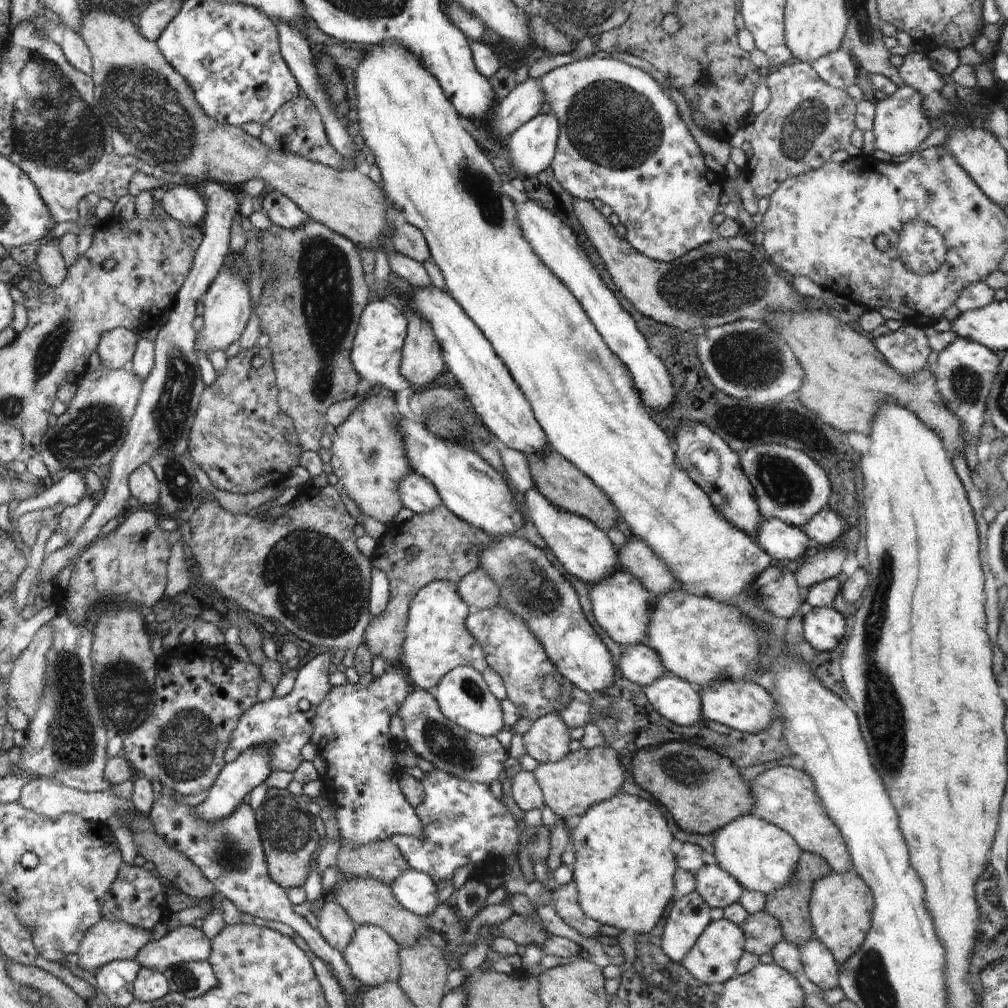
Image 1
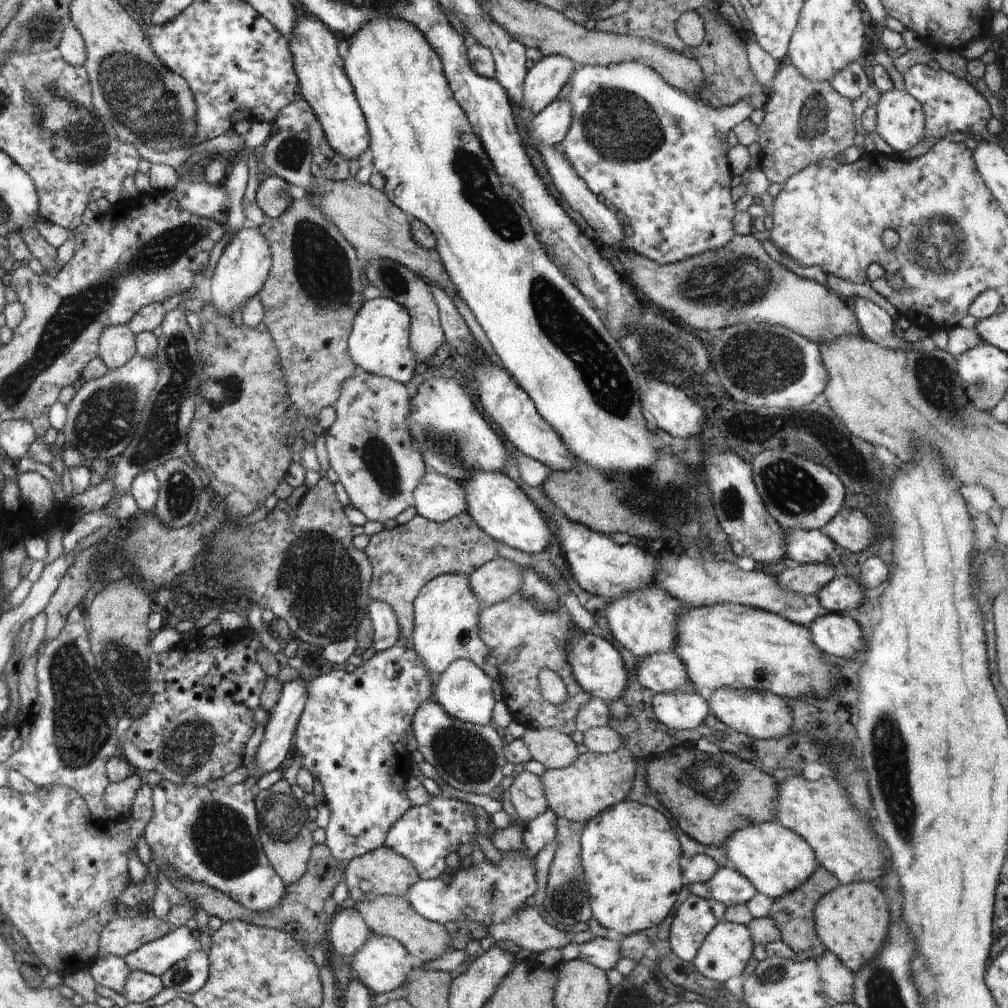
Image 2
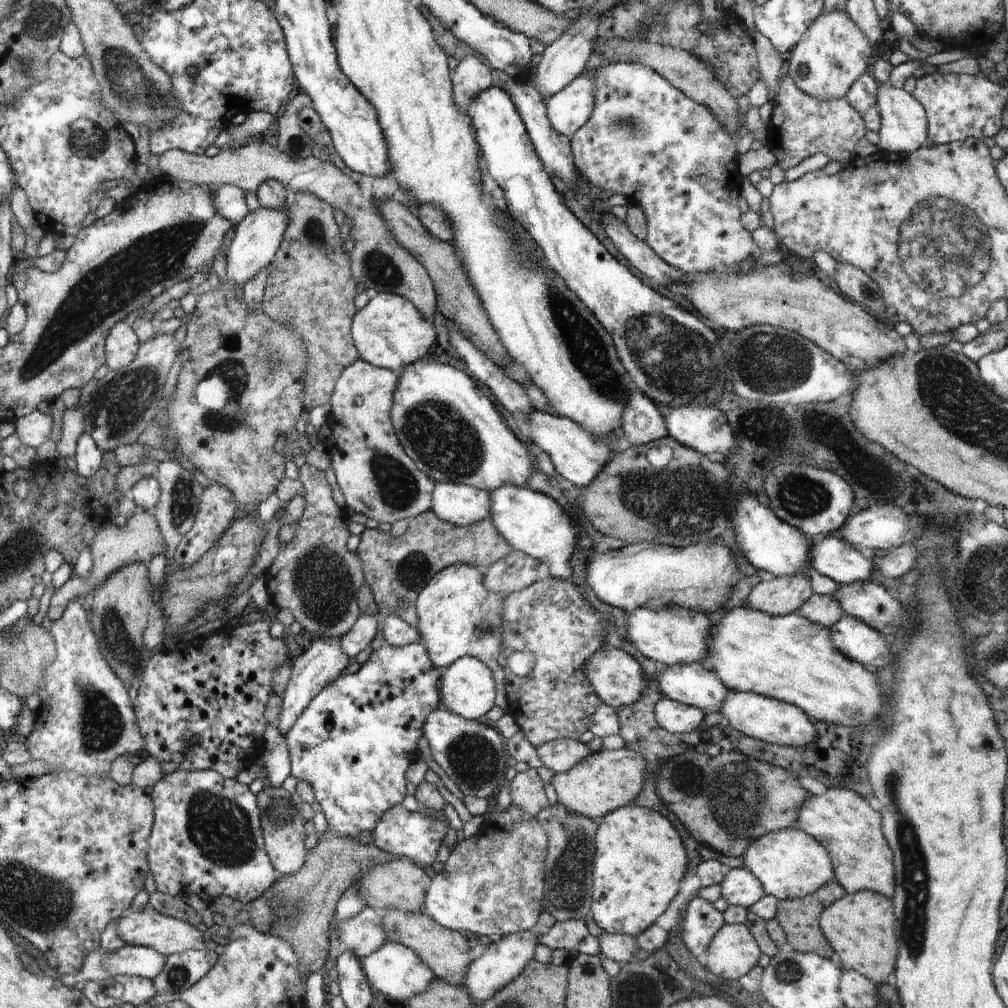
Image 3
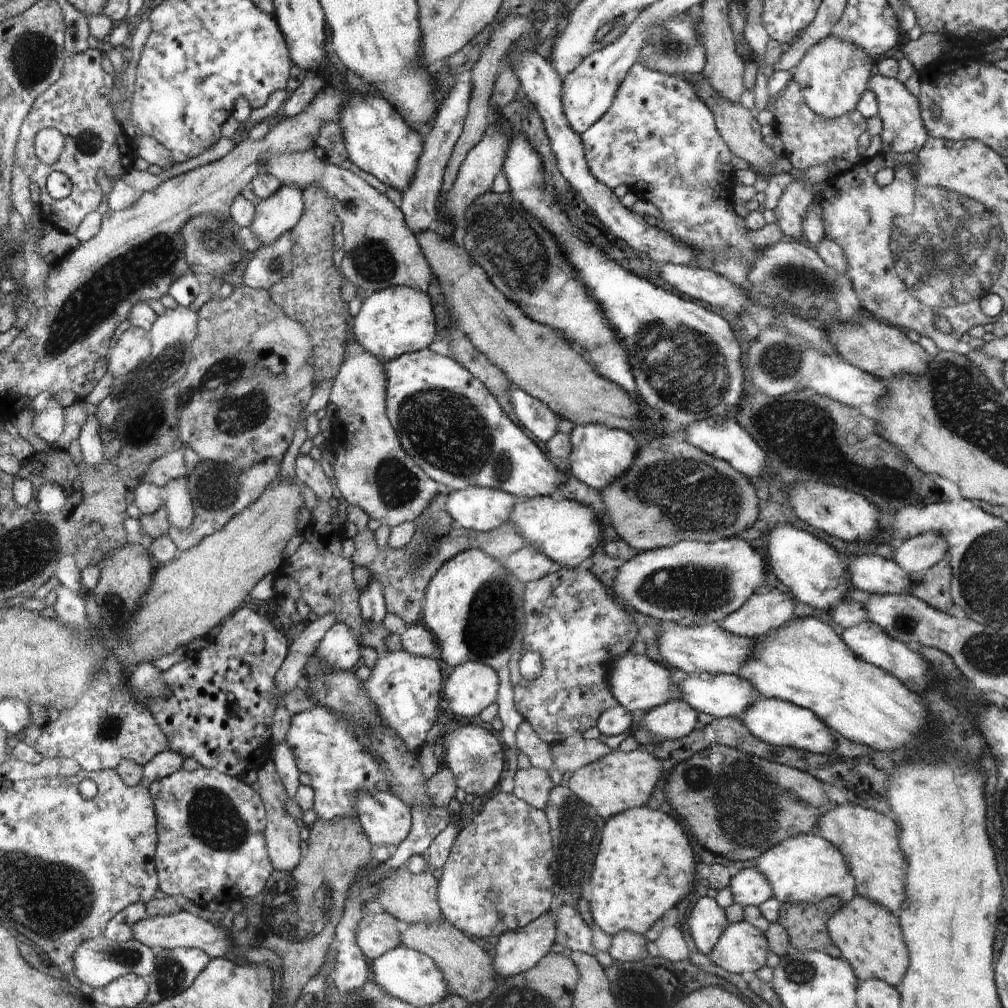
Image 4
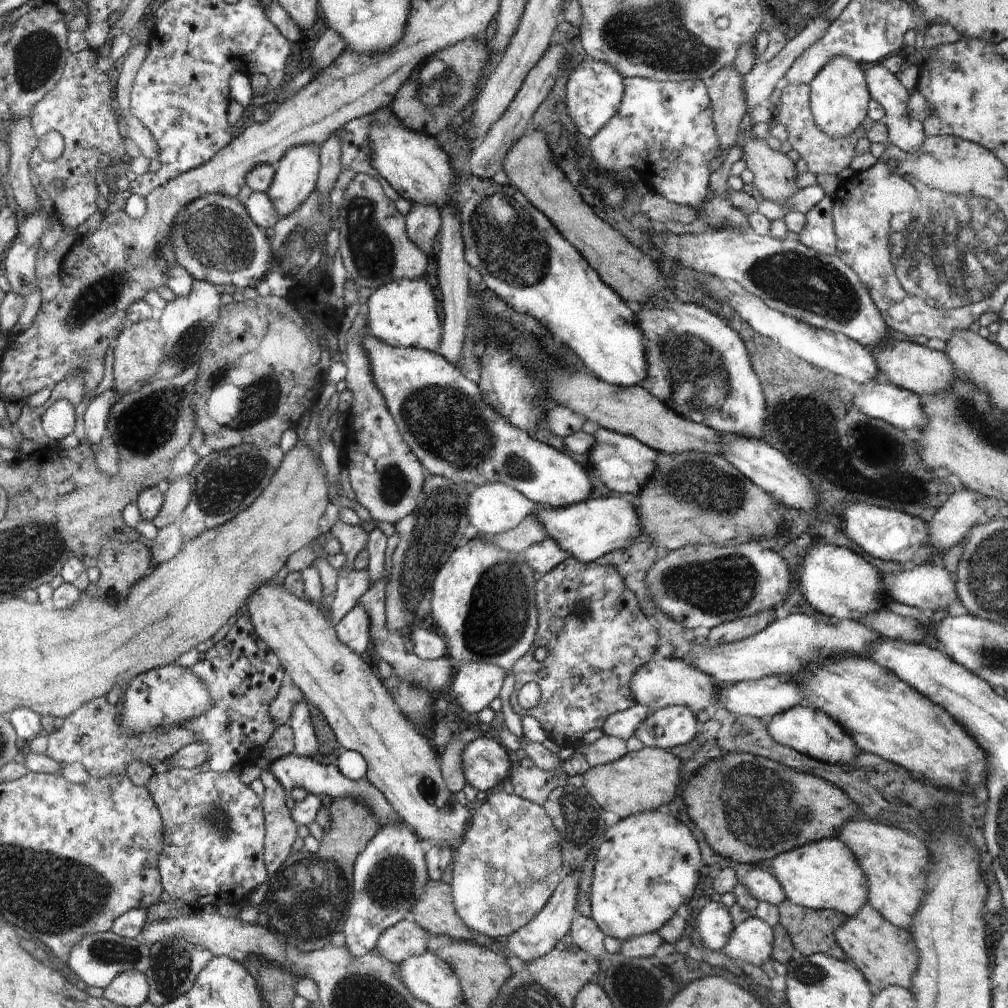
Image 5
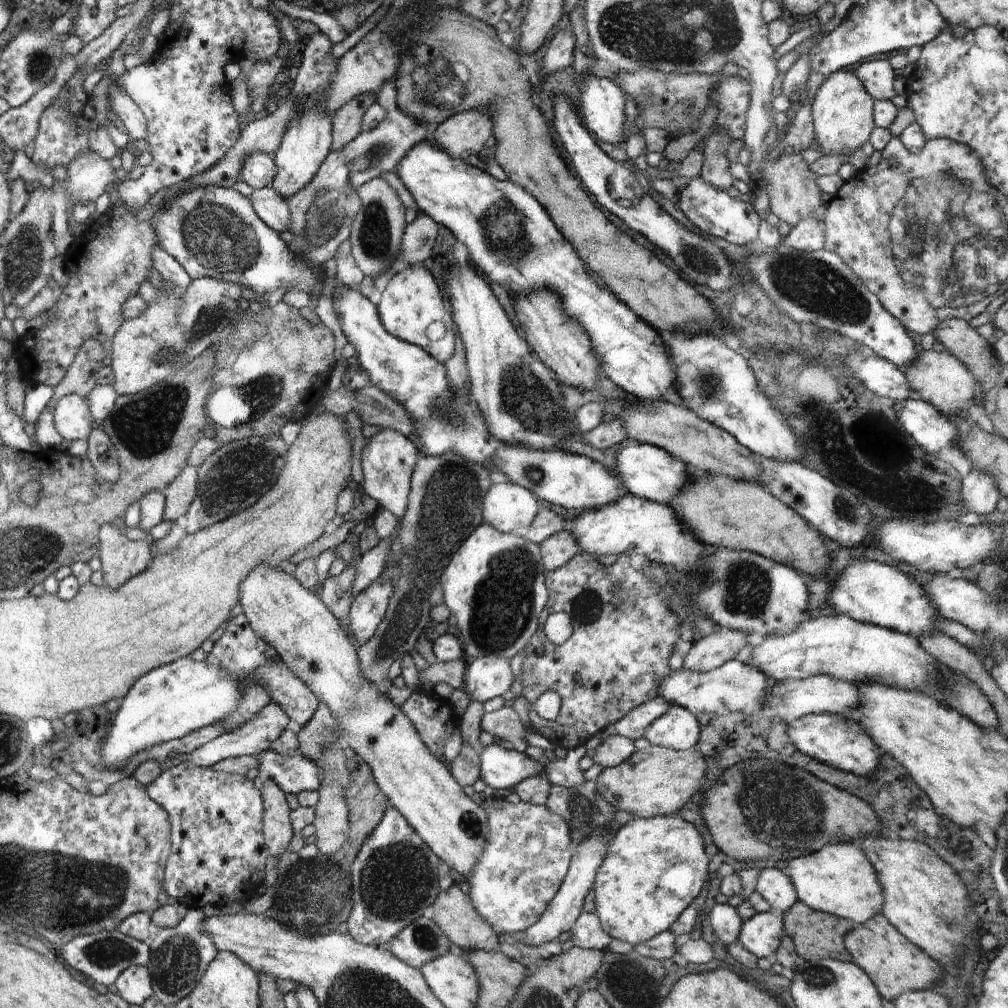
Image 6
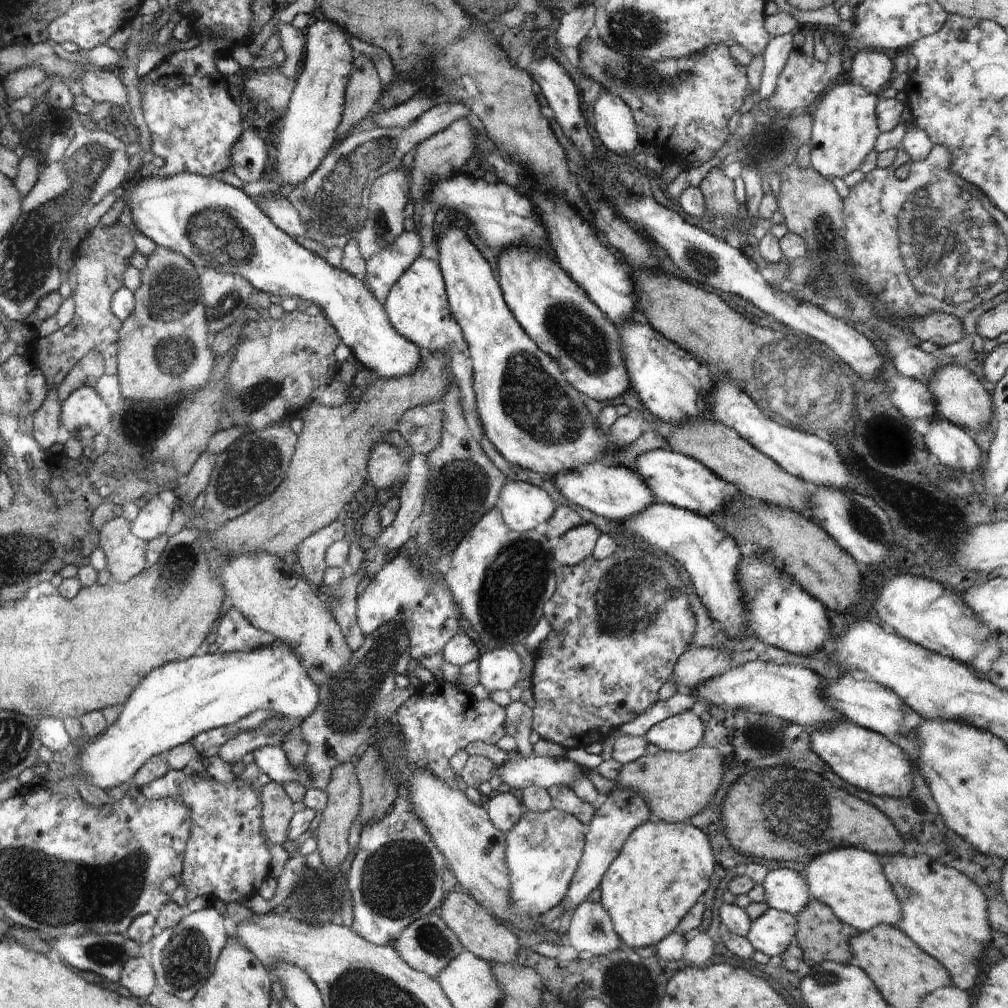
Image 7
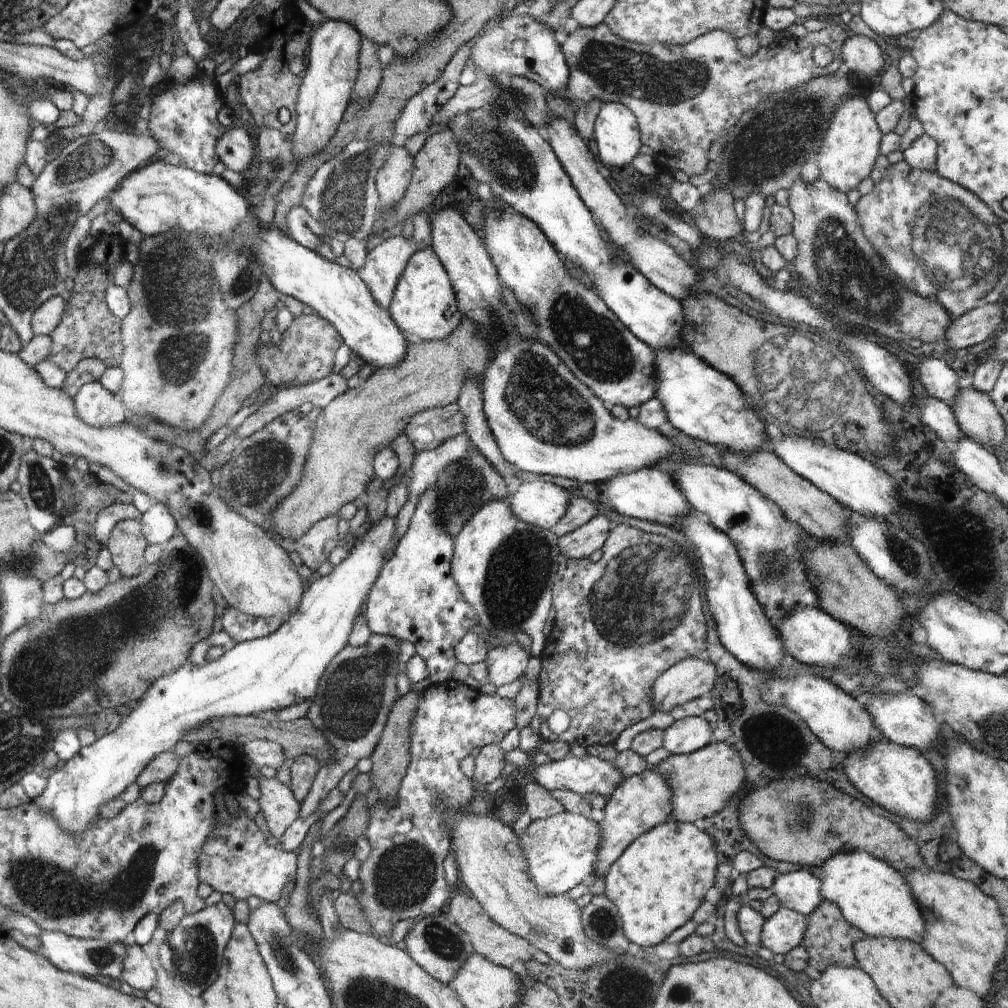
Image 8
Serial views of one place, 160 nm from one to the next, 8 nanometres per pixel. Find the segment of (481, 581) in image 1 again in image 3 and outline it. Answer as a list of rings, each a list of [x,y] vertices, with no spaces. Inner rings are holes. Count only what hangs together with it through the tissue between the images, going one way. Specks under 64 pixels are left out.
[[[513,549],[510,555],[484,570],[484,586],[502,594],[524,590],[536,582],[539,563],[539,560]]]

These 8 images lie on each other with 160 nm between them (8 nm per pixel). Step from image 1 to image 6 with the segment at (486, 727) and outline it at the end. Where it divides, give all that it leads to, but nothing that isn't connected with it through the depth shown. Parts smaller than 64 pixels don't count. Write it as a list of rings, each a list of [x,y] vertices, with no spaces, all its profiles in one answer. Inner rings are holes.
[[[488,655],[468,661],[465,670],[464,690],[480,702],[496,698],[510,690],[512,670],[506,657]]]

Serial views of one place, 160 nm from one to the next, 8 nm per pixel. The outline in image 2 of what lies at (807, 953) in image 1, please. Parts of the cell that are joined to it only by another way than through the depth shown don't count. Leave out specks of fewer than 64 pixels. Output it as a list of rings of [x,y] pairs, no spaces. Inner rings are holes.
[[[830,951],[823,952],[817,962],[821,983],[830,1003],[850,1003],[853,1000],[854,973]]]

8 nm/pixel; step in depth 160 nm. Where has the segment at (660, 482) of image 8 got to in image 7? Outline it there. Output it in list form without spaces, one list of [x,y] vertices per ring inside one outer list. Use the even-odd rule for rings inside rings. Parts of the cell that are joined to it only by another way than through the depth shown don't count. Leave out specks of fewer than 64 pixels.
[[[599,462],[592,463],[580,471],[555,475],[553,482],[561,494],[576,506],[582,506],[602,518],[620,523],[640,515],[656,502],[656,496],[653,495],[645,480],[636,470],[631,470],[624,465],[604,466]]]

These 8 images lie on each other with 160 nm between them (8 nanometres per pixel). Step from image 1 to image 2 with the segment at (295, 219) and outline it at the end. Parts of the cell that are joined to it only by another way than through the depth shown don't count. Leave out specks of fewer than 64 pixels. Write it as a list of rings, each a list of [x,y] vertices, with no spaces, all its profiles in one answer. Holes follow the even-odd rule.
[[[279,176],[264,179],[257,190],[255,202],[270,219],[279,217],[293,201],[288,193],[289,184]]]

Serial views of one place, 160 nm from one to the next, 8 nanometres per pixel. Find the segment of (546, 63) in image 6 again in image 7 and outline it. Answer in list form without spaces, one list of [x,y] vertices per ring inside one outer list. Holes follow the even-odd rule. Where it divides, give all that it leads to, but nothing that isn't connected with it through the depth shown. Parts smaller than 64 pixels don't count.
[[[591,3],[578,5],[575,10],[566,13],[558,20],[555,34],[559,47],[576,47],[588,36],[595,23],[595,6]]]

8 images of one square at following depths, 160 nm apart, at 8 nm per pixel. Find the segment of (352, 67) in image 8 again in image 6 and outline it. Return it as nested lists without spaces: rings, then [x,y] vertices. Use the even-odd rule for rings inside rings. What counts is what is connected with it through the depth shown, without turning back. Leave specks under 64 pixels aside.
[[[301,21],[293,24],[300,38],[309,36],[310,41],[303,46],[302,64],[299,68],[291,95],[298,106],[298,114],[292,119],[284,131],[279,150],[274,154],[276,172],[271,180],[274,190],[278,191],[285,199],[295,192],[302,190],[311,182],[319,172],[319,168],[326,162],[327,156],[332,151],[333,130],[332,118],[328,114],[327,92],[334,86],[339,60],[332,53],[334,45],[328,37],[319,31],[318,27],[310,21]]]

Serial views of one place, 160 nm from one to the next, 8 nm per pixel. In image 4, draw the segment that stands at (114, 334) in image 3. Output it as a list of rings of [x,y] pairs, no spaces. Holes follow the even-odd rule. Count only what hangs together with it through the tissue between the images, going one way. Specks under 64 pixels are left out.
[[[131,326],[120,336],[112,348],[108,368],[113,376],[128,375],[144,363],[152,352],[151,334],[149,331]]]

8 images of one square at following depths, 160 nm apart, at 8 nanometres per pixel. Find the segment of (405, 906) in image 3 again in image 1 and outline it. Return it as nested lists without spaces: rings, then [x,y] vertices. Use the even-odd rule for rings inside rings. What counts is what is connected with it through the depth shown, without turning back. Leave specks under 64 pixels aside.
[[[391,839],[376,840],[356,848],[342,846],[337,864],[345,876],[372,876],[390,886],[408,868],[403,853]]]

